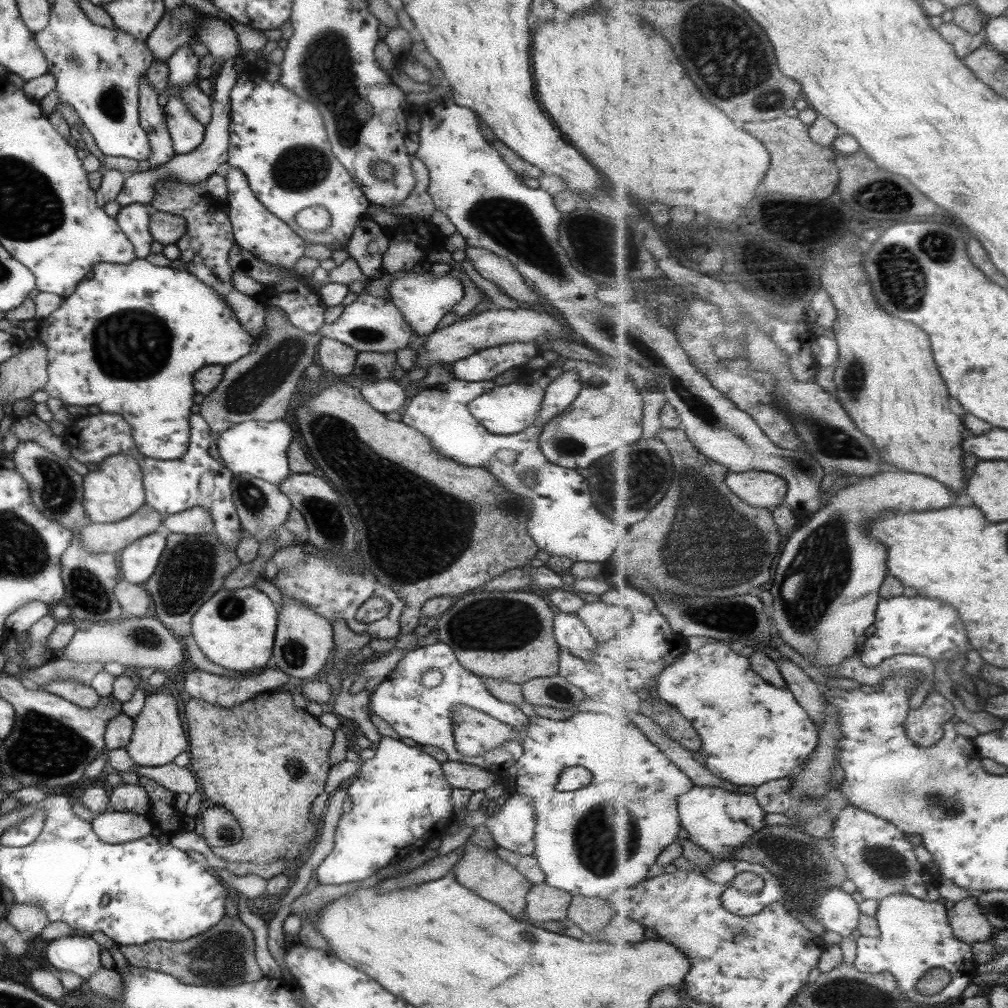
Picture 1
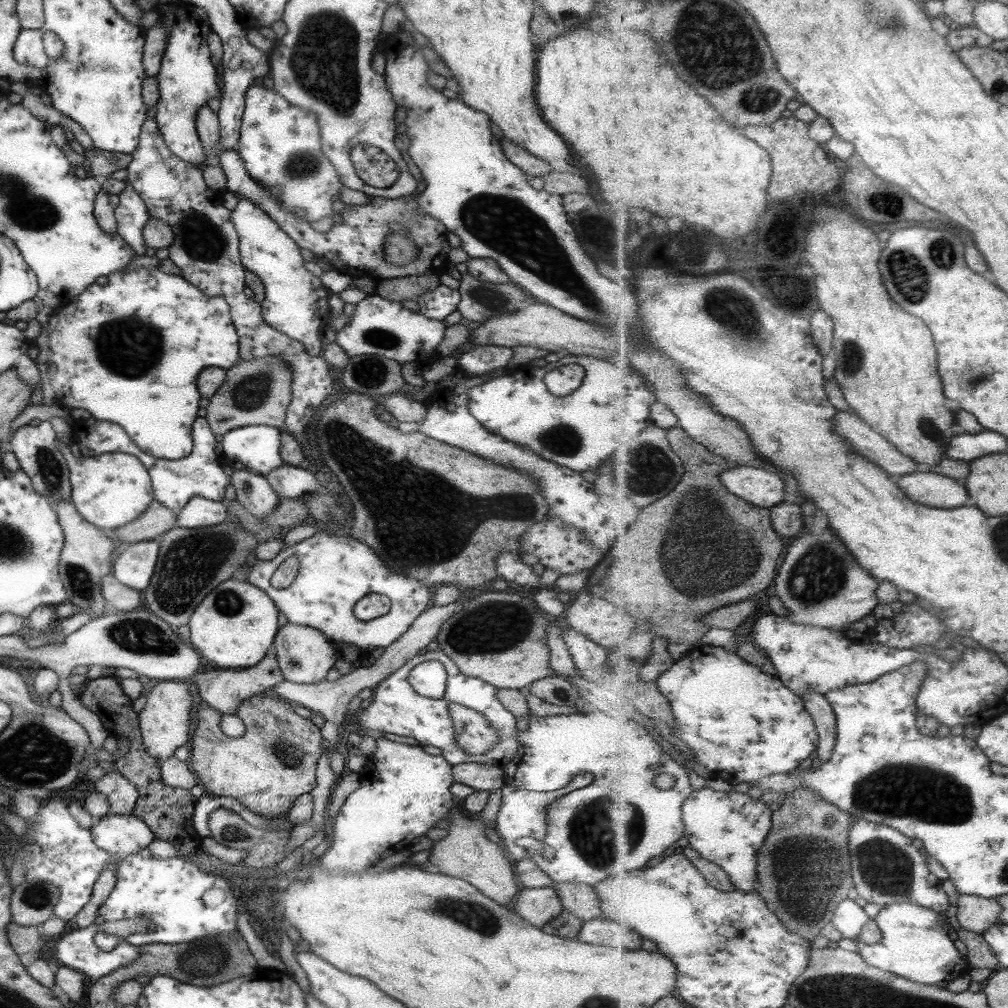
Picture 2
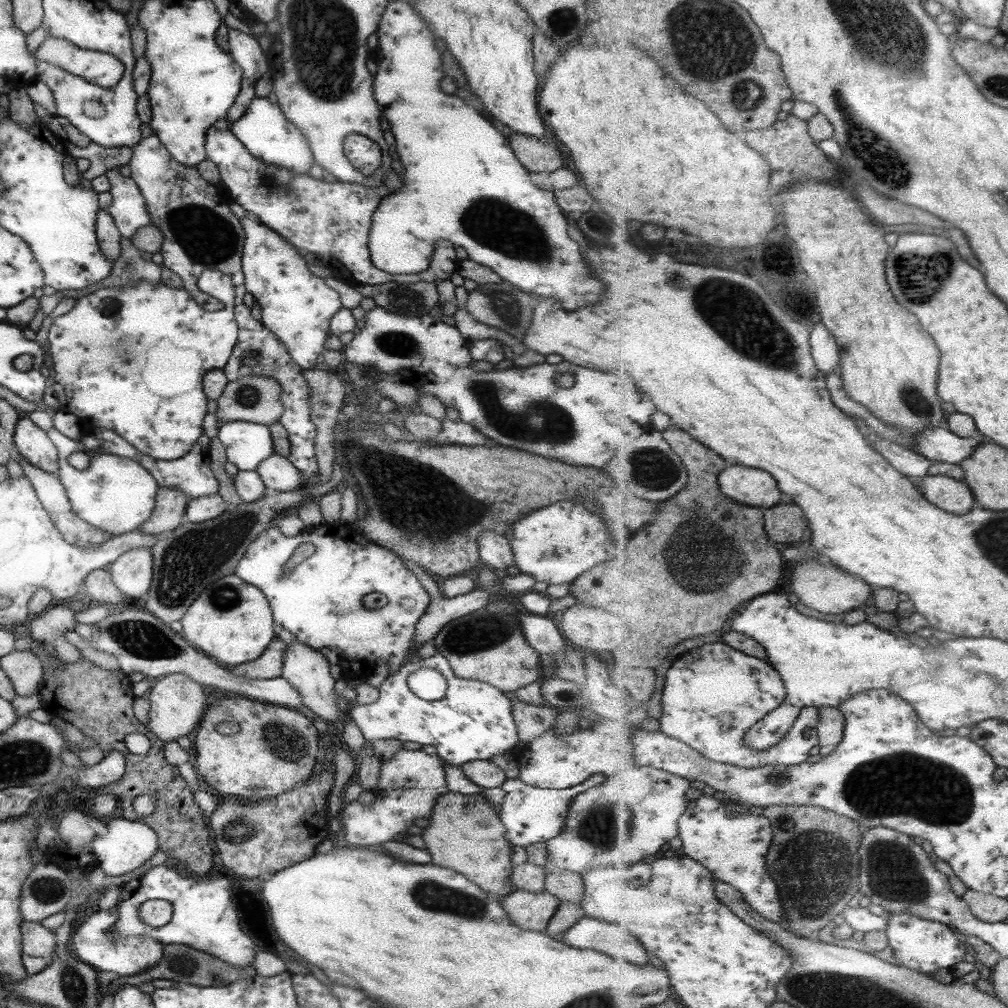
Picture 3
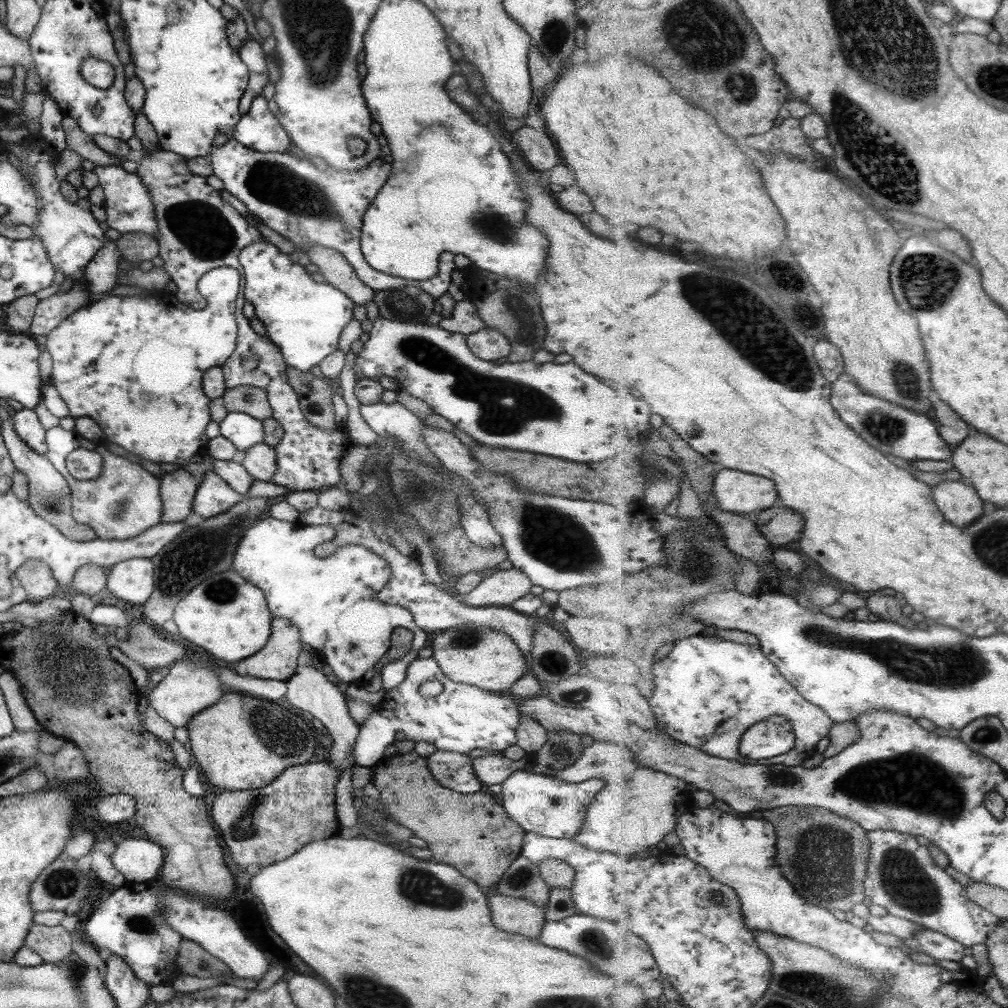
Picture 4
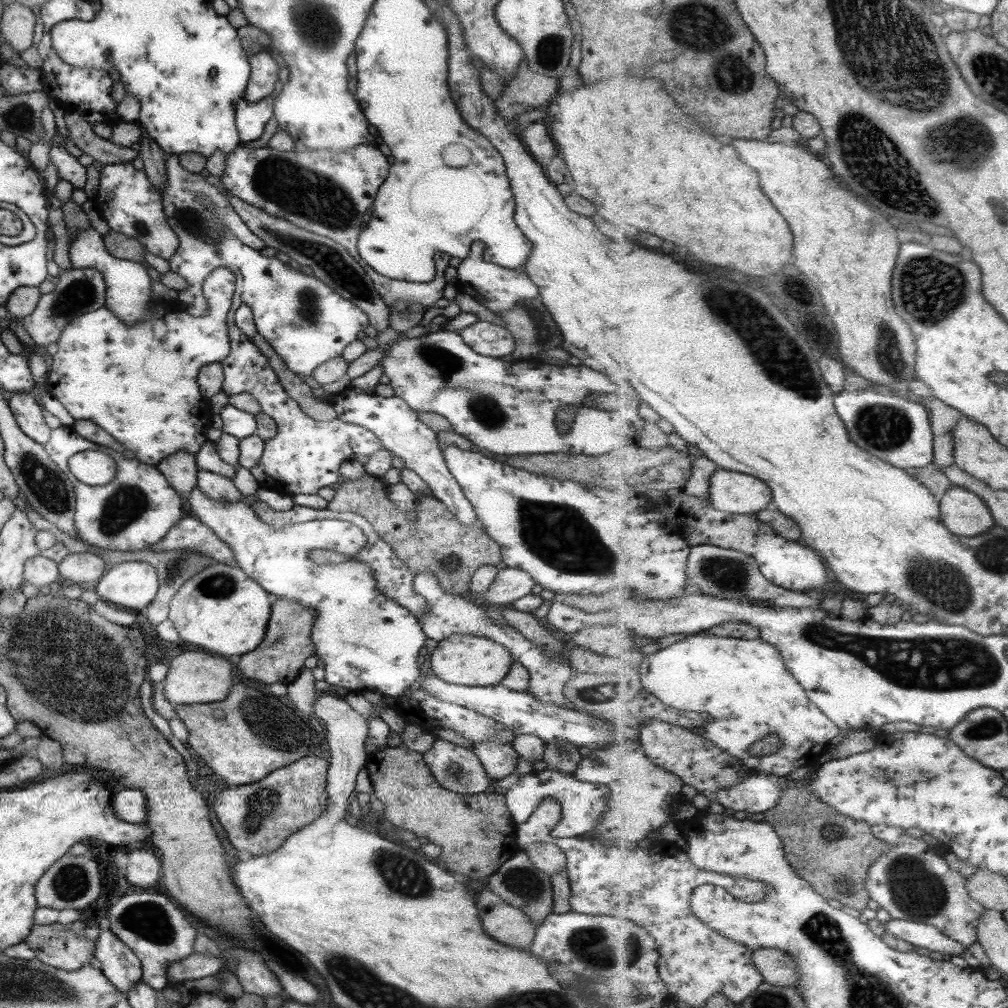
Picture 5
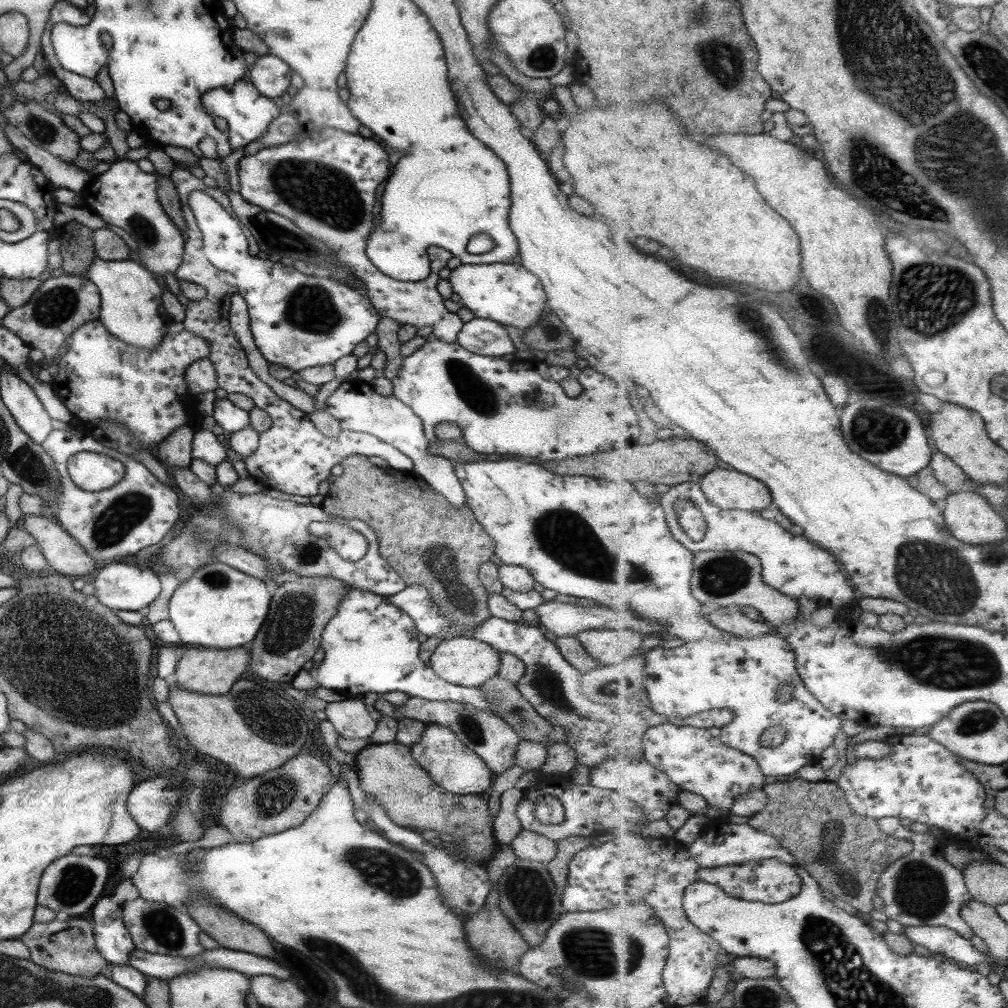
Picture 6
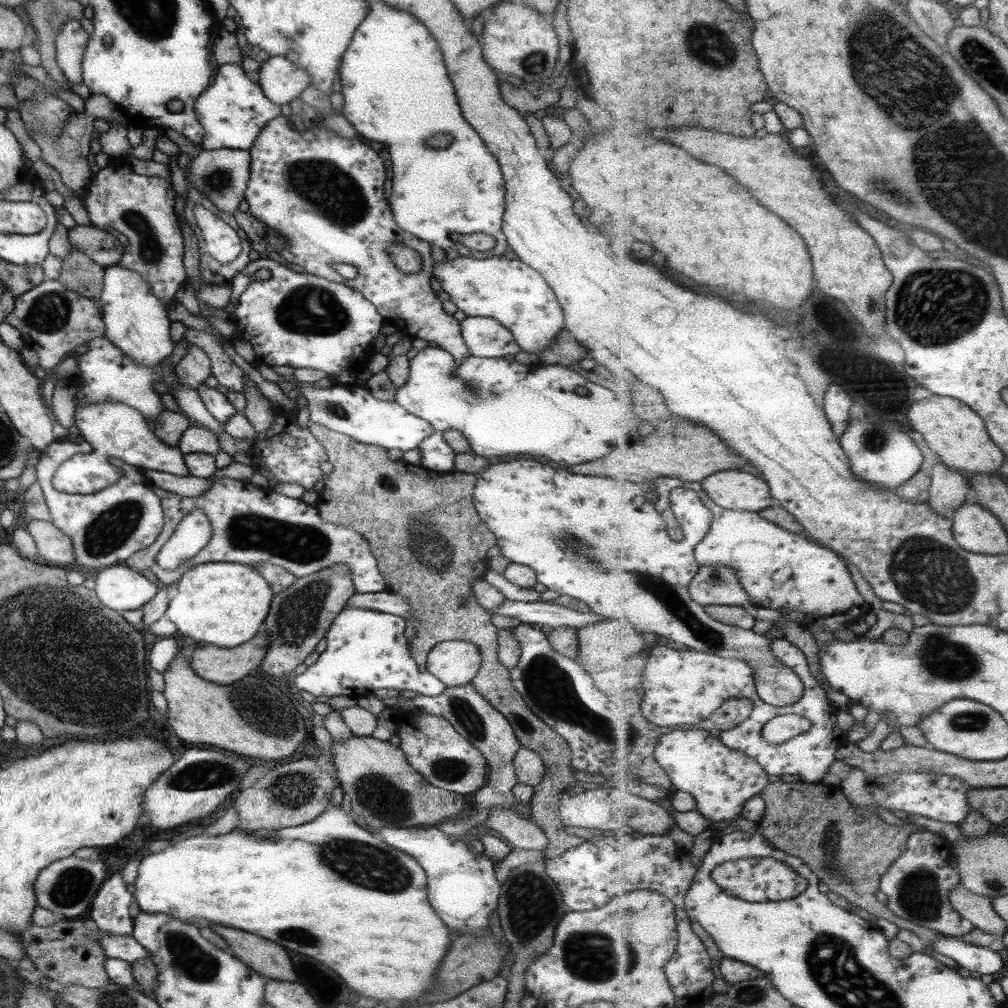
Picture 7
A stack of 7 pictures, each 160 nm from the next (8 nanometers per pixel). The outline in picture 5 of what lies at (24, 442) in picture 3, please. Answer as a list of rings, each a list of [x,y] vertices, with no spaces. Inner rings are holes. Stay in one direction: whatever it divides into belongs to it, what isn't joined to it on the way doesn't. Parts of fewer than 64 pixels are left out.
[[[11,393],[7,394],[6,403],[23,434],[44,445],[49,438],[50,429],[45,425],[41,409],[33,397],[29,393]]]

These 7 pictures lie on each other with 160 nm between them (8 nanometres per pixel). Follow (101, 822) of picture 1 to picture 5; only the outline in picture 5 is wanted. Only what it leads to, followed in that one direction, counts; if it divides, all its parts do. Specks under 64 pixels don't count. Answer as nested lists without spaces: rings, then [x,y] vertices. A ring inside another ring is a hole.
[[[147,846],[144,850],[126,850],[129,856],[125,867],[125,878],[129,884],[139,886],[144,891],[152,891],[159,886],[161,861],[156,852]]]

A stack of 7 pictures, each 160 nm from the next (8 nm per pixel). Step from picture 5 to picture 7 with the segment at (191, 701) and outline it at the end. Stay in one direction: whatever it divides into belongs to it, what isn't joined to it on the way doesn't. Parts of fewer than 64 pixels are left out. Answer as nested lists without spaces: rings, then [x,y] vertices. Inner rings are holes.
[[[261,628],[253,638],[233,648],[223,649],[204,643],[203,648],[188,652],[188,661],[197,677],[225,686],[255,670],[263,661],[267,648],[268,634]]]

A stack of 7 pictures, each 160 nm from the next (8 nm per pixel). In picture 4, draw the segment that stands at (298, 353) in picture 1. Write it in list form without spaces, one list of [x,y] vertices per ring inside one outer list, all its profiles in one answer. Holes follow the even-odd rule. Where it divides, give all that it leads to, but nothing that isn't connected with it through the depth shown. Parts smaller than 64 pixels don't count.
[[[241,385],[227,388],[222,394],[226,412],[244,412],[257,420],[272,416],[264,390],[253,386]]]

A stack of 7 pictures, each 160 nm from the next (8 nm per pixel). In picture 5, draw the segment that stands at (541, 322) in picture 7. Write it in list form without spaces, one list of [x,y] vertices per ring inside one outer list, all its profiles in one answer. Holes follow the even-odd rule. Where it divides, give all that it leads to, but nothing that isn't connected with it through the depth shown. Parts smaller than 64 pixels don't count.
[[[468,255],[464,259],[461,259],[455,270],[455,285],[458,291],[469,294],[473,300],[476,300],[494,315],[511,310],[519,301],[538,297],[537,286],[531,282],[531,279],[523,270],[504,269],[473,255]]]

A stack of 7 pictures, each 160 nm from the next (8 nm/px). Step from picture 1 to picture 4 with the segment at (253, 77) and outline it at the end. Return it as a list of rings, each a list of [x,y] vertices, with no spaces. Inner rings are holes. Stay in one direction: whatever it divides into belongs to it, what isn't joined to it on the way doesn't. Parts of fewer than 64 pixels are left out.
[[[256,96],[249,110],[240,116],[232,130],[232,139],[257,152],[285,153],[291,142],[269,109],[267,100]]]

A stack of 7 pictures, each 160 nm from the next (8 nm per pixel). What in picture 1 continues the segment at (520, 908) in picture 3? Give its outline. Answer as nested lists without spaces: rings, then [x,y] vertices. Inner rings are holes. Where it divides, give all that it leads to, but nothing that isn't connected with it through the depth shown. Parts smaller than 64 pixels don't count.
[[[544,882],[532,887],[525,895],[525,921],[538,924],[566,918],[570,894],[547,886]]]

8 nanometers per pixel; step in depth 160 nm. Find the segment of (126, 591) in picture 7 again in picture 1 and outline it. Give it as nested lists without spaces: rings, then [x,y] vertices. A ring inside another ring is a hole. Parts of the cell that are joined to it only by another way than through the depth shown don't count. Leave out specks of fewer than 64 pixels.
[[[163,530],[155,531],[121,549],[118,570],[123,576],[123,581],[134,585],[141,584],[153,574],[165,546],[166,535],[167,533]]]

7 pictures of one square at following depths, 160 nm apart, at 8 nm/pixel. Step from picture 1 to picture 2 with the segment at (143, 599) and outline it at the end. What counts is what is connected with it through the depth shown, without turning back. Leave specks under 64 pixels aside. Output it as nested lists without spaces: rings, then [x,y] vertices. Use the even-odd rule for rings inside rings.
[[[111,572],[100,578],[100,591],[106,606],[112,611],[127,612],[139,608],[139,594],[117,582]]]

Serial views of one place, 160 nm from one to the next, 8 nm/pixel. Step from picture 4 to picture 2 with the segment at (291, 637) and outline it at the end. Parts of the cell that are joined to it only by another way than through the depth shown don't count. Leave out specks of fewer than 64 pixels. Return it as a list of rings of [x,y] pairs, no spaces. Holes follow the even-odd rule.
[[[265,655],[257,665],[245,669],[213,670],[213,672],[203,670],[203,674],[198,672],[193,680],[195,680],[201,701],[206,702],[215,710],[219,709],[219,712],[223,715],[234,715],[241,700],[266,694],[275,684],[285,681],[272,655]]]

